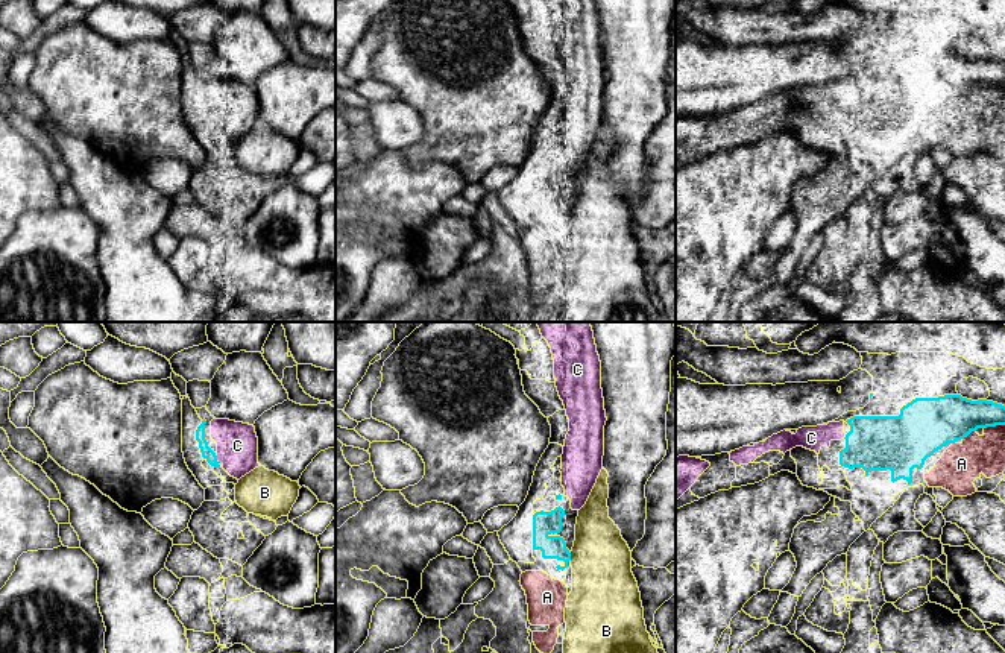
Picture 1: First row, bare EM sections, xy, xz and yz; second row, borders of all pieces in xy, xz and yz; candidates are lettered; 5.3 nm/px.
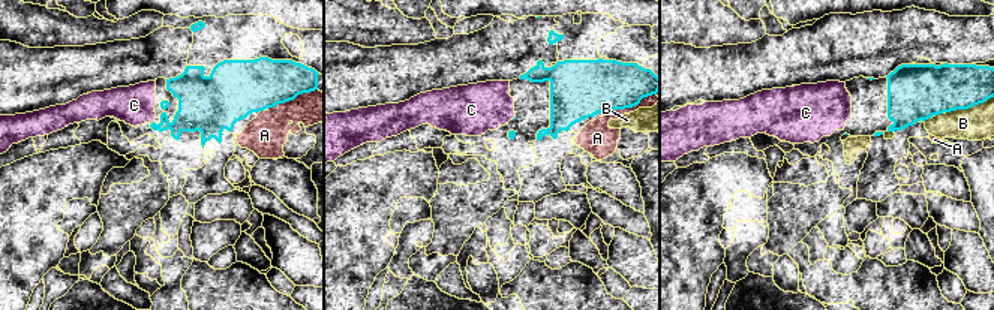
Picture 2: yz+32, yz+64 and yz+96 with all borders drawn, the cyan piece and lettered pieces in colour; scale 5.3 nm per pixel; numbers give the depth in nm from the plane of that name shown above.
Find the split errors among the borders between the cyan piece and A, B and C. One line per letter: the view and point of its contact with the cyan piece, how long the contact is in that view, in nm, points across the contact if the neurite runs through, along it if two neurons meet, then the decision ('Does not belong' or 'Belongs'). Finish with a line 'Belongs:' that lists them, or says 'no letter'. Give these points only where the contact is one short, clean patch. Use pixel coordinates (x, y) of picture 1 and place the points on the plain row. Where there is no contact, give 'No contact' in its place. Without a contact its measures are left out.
A: Touches cyan at yz (969, 93). Shared border 90 nm. Does not belong
B: Touches cyan at xz (570, 216). Shared border 40 nm. Does not belong
C: Touches cyan at xy (216, 120). Shared border 60 nm. Belongs
Belongs: C

